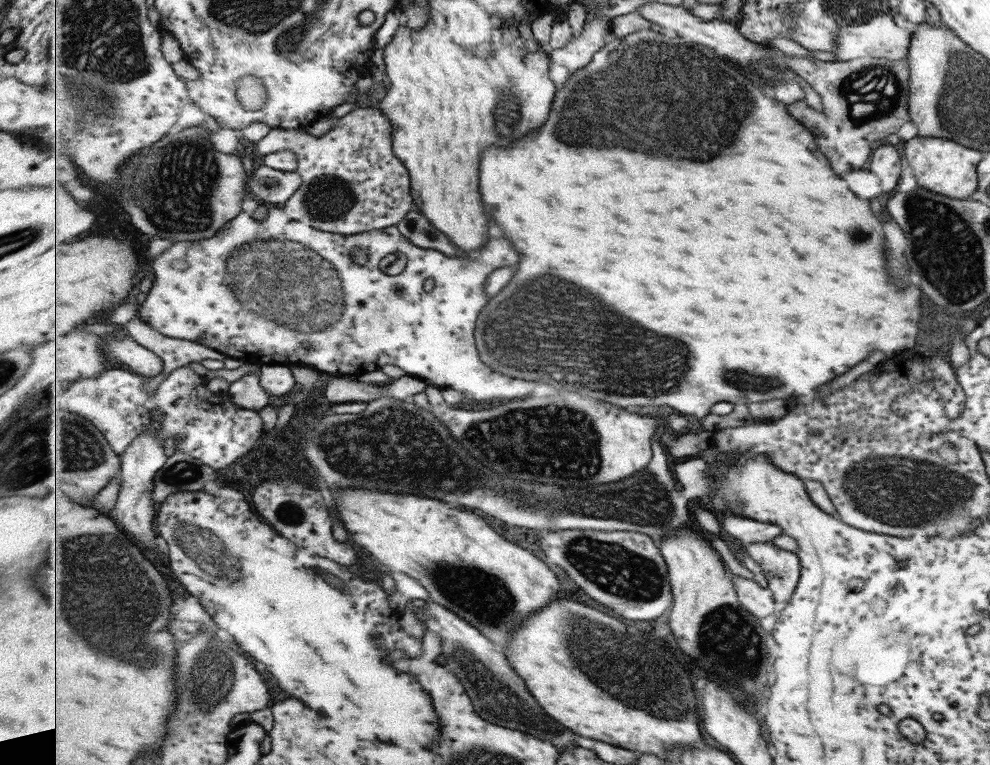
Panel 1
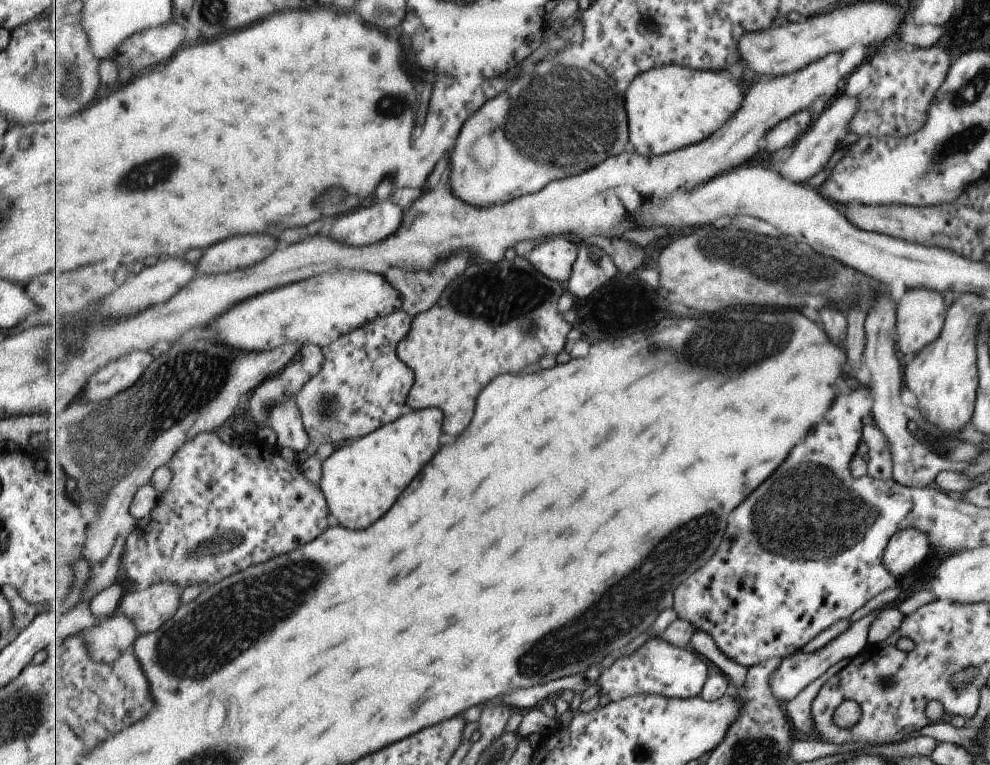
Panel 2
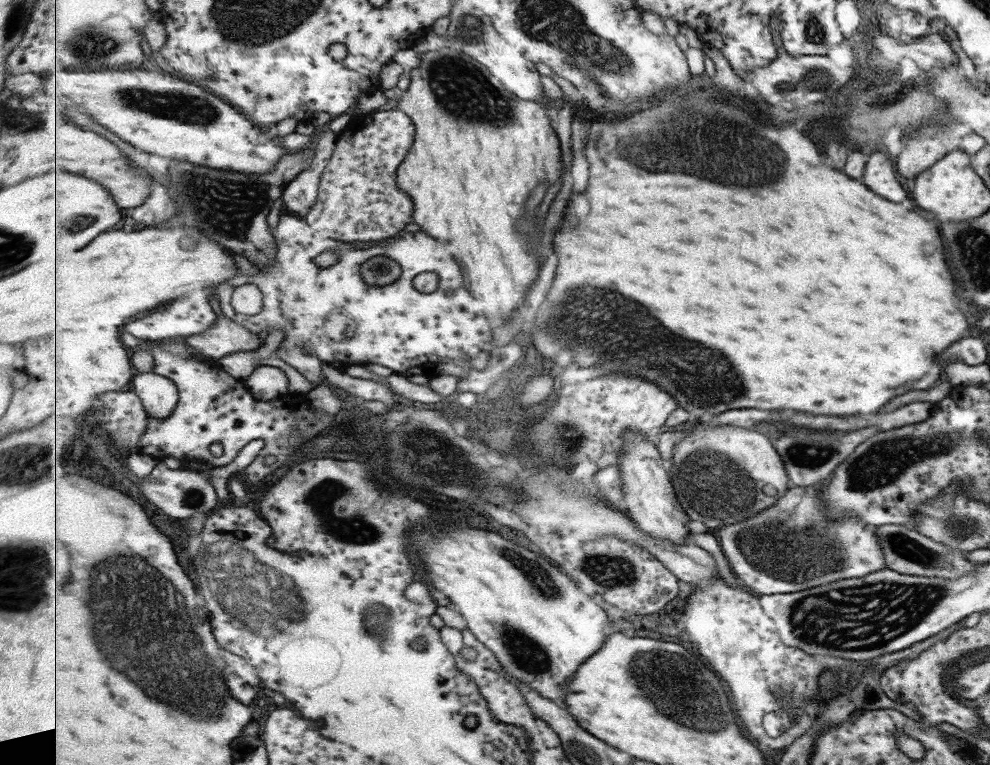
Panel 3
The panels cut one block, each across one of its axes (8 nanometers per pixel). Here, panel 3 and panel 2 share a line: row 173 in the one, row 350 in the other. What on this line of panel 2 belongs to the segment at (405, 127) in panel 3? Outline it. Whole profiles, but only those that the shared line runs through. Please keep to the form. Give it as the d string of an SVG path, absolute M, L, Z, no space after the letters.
M401 309L391 316L377 318L350 334L341 336L330 346L323 347L325 354L323 369L307 382L297 395L297 406L301 412L304 428L314 445L329 443L339 446L372 434L403 417L403 408L408 404L409 394L416 382L416 372L401 360L398 347L405 338L408 338L413 322L414 318Z

